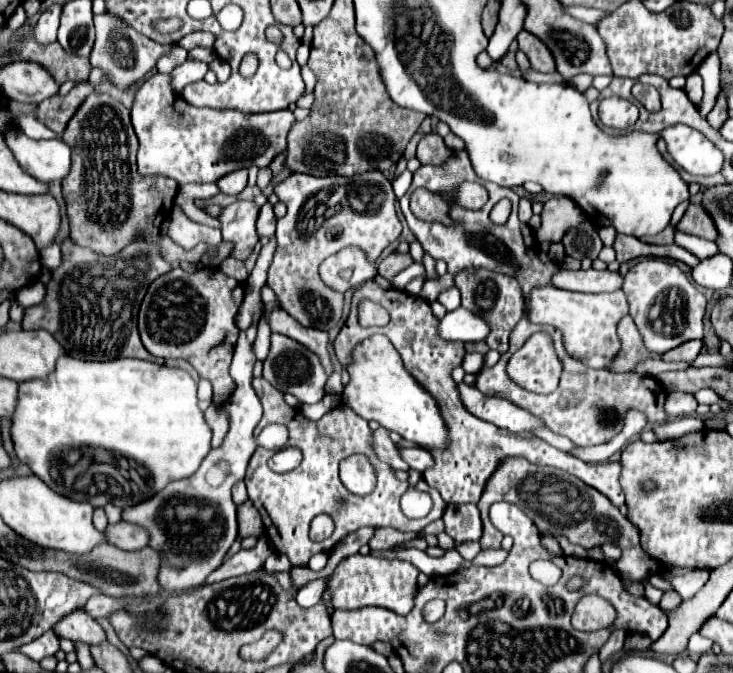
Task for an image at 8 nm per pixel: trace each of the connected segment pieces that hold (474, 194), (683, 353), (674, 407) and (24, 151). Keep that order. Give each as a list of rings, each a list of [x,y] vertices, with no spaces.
[[[462,183],[458,189],[458,203],[466,209],[480,209],[488,201],[488,191],[478,183]]]
[[[692,341],[692,343],[684,343],[668,353],[662,355],[664,361],[694,361],[702,351],[702,341]]]
[[[668,393],[668,401],[666,401],[666,411],[672,417],[694,417],[696,415],[696,399],[690,393]]]
[[[10,129],[4,139],[20,167],[24,167],[32,177],[50,183],[62,181],[70,173],[70,147],[62,139],[34,141],[20,133],[20,129]]]

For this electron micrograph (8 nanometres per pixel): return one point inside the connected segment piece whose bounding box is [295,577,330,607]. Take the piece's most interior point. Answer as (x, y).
(309, 595)

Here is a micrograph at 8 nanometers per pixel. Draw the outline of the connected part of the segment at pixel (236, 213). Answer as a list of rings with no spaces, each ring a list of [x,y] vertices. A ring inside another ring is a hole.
[[[236,201],[220,213],[224,243],[234,247],[231,256],[237,260],[245,261],[258,241],[258,211],[260,207],[254,201]]]

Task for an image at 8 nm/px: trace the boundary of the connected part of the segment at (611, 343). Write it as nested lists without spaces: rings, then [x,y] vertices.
[[[540,287],[530,295],[530,319],[534,323],[554,325],[564,333],[566,351],[596,369],[612,367],[614,359],[620,353],[620,337],[616,333],[618,317],[628,315],[628,299],[624,291],[604,293],[604,295],[588,295],[588,293],[572,293],[558,287]]]

